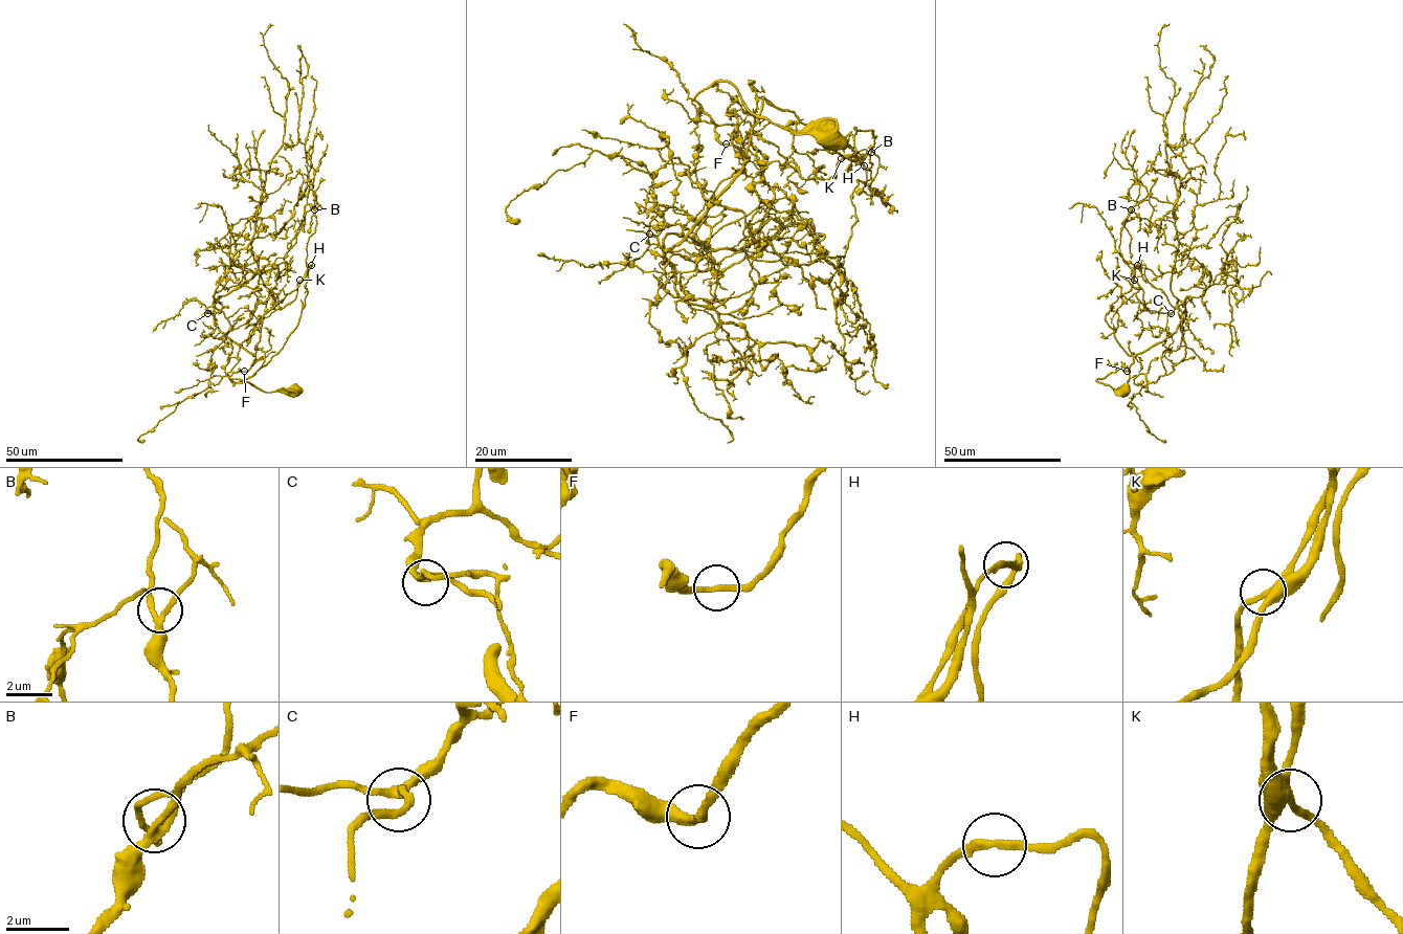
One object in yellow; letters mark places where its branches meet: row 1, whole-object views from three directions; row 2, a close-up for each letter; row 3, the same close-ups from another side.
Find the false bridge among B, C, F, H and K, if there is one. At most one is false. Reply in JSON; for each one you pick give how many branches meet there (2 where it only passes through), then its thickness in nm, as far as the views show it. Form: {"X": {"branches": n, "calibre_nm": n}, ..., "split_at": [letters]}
{"split_at": []}

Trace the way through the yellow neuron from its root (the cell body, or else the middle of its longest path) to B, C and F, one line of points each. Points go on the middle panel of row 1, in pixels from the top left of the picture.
B: (828, 134), (760, 117), (729, 82), (694, 99), (748, 158), (763, 98), (840, 155), (871, 131), (871, 152)
C: (828, 134), (777, 126), (729, 82), (711, 84), (695, 102), (716, 137), (749, 157), (663, 263), (649, 234)
F: (828, 134), (777, 126), (754, 114), (732, 85), (714, 82), (694, 99), (714, 124), (716, 137), (726, 145)

